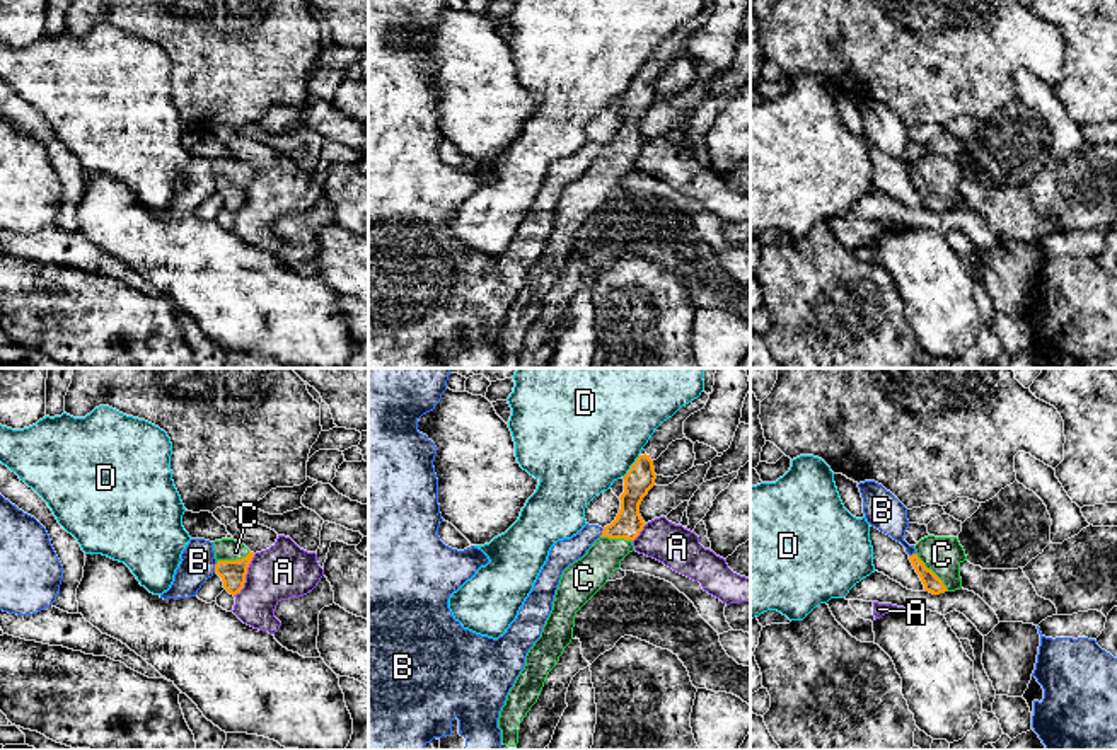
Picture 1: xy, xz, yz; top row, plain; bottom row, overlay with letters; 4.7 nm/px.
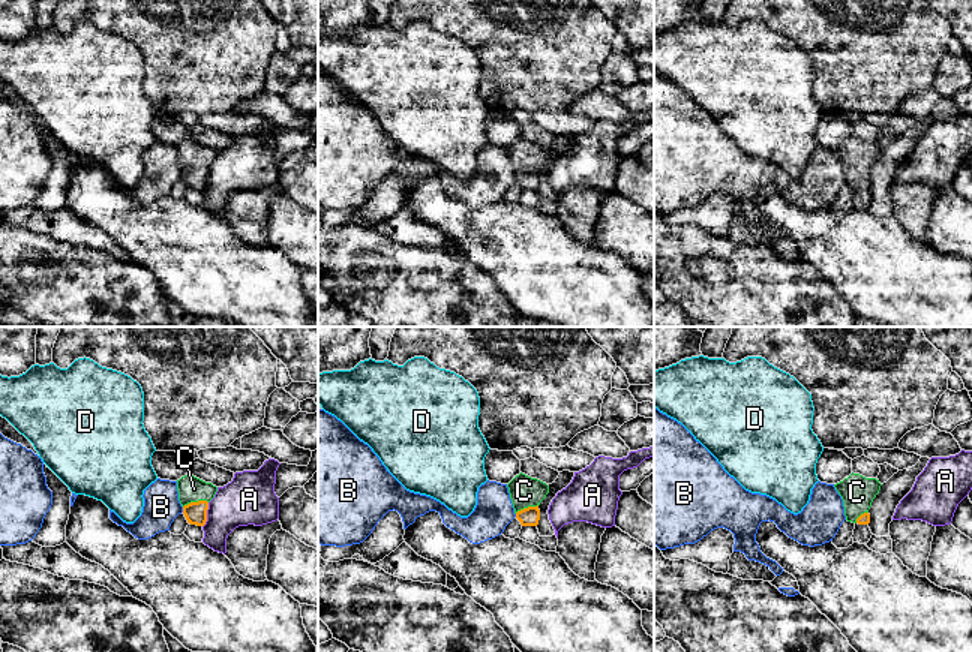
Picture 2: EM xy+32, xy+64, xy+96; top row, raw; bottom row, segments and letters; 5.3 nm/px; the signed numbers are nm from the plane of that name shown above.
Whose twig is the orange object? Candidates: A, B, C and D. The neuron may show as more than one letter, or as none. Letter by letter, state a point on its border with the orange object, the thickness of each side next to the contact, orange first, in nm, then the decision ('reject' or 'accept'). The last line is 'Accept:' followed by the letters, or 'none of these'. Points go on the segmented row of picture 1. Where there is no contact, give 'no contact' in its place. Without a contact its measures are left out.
A: meets orange in xy at (246, 573); 120 nm thick on the orange side, 260 nm on the other; reject
B: meets orange in xy at (215, 568); 120 nm thick on the orange side, 160 nm on the other; reject
C: meets orange in yz at (931, 571); 80 nm thick on the orange side, 180 nm on the other; accept
D: meets orange in xz at (631, 467); 140 nm thick on the orange side, 480 nm on the other; reject
Accept: C

